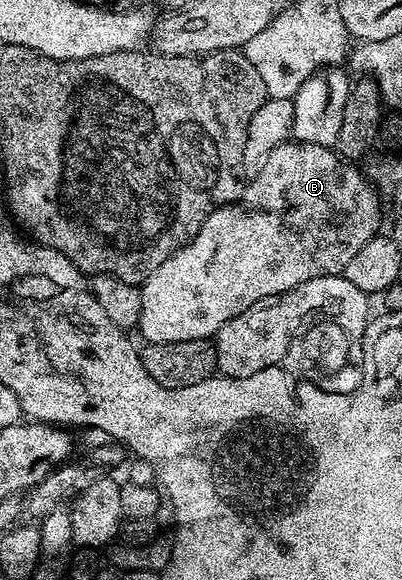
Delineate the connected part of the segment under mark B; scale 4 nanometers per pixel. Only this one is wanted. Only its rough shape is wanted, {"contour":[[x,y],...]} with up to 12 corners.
{"contour":[[331,147],[272,148],[141,283],[147,343],[210,340],[342,274],[378,191]]}

